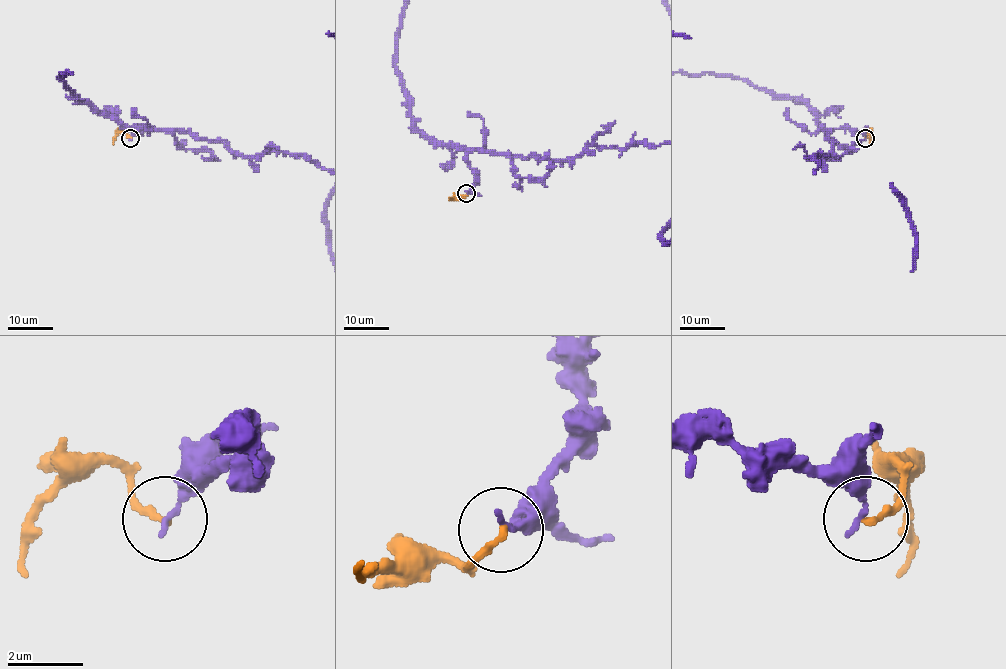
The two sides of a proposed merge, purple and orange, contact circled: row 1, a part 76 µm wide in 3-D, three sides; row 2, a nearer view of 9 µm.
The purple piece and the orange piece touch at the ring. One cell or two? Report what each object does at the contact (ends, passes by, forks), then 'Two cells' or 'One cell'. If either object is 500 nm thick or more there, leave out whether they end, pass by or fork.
At the ring purple ends. At the ring orange ends. Two cells

